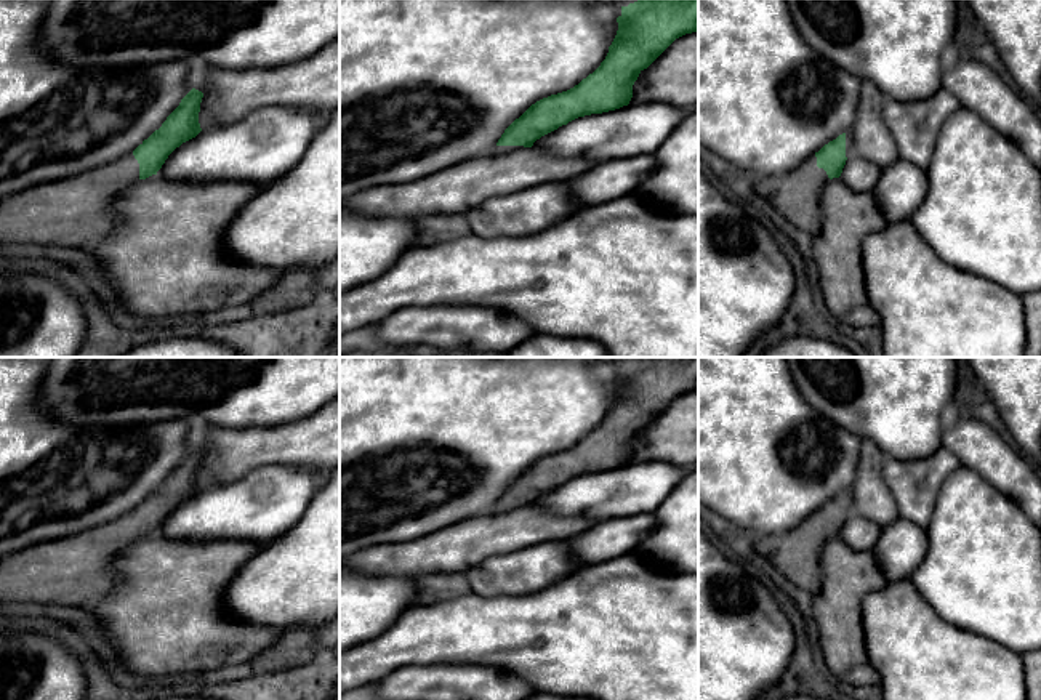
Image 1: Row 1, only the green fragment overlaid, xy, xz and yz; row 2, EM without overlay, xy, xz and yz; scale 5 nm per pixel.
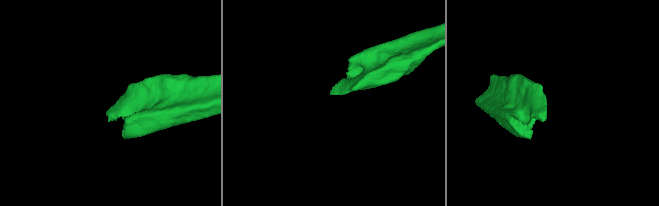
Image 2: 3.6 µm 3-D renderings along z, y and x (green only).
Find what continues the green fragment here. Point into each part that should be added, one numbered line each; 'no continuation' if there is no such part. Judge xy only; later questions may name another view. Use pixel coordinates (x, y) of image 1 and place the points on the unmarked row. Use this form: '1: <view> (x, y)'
1: xy (72, 571)

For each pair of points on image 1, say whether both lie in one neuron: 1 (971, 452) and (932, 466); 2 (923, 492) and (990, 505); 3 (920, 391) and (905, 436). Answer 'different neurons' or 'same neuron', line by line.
1: different neurons
2: different neurons
3: same neuron

